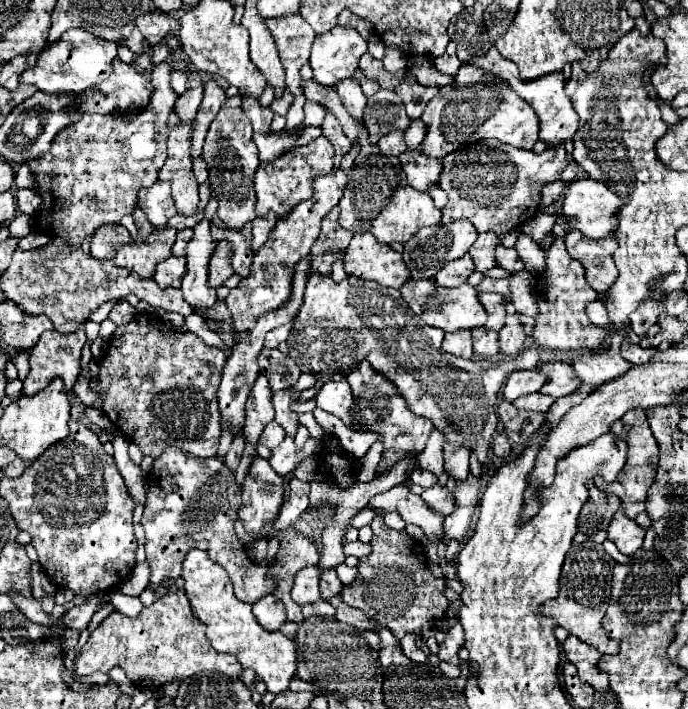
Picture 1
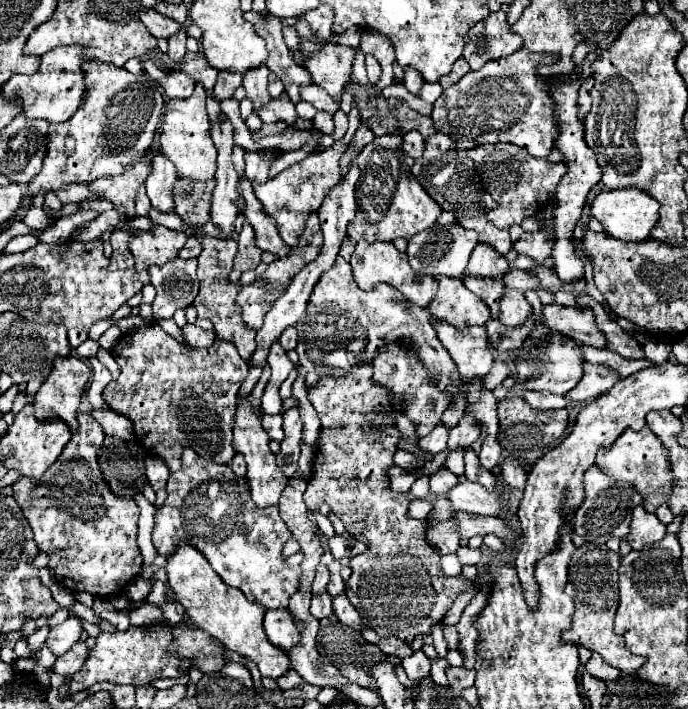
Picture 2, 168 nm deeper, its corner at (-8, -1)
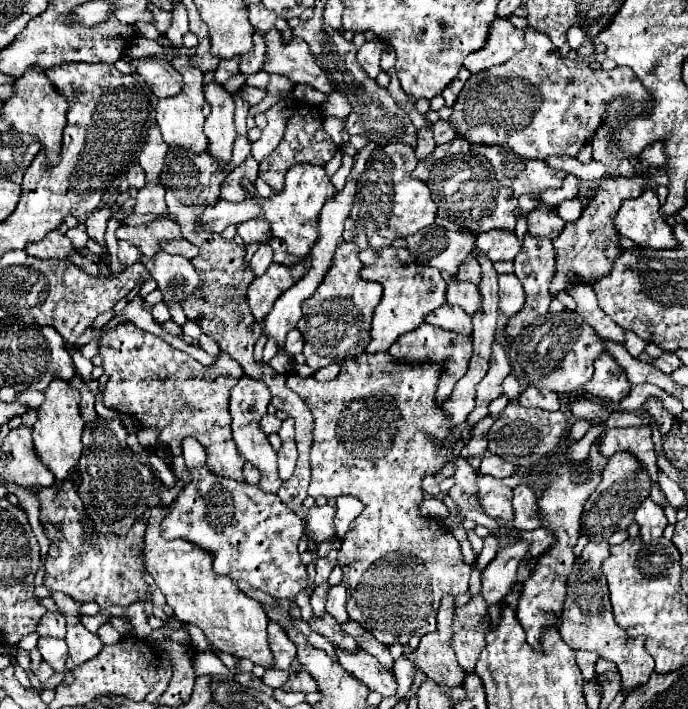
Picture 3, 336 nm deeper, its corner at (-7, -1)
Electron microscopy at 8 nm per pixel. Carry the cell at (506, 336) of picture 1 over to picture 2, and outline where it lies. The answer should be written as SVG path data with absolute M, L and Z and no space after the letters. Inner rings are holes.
M506 288L500 302L500 322L510 328L516 328L524 324L530 316L532 316L532 306L526 302L524 294L520 290Z

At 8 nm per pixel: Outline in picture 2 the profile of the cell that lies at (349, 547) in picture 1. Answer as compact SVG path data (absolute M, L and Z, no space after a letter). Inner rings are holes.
M334 536L328 540L328 546L330 546L330 552L334 558L338 560L350 560L358 554L364 554L368 552L368 546L356 538L344 538L344 536Z

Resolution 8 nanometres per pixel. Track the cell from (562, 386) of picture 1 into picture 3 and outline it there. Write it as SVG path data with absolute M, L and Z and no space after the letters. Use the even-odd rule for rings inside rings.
M603 352L595 360L595 374L585 384L585 390L601 400L619 402L629 394L631 384L629 380L625 380L625 372L621 372L621 366L613 362L613 356L609 356L609 352Z

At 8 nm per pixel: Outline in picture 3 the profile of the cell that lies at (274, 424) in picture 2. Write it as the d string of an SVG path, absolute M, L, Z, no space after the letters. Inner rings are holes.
M265 414L259 424L261 424L261 432L265 432L267 436L275 434L281 428L281 420L277 416L273 416L273 414Z

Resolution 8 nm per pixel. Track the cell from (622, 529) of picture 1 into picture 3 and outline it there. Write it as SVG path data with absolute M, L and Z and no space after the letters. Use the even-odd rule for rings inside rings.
M647 498L641 508L637 508L635 512L635 520L641 526L641 540L651 542L663 536L663 530L667 526L667 518L663 514L663 508L659 504L655 504L651 498Z

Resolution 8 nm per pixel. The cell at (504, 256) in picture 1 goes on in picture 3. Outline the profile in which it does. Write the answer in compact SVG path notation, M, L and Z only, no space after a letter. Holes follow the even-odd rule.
M537 208L529 212L529 234L531 236L545 236L551 238L561 234L561 228L565 226L565 220L559 216L557 208Z

